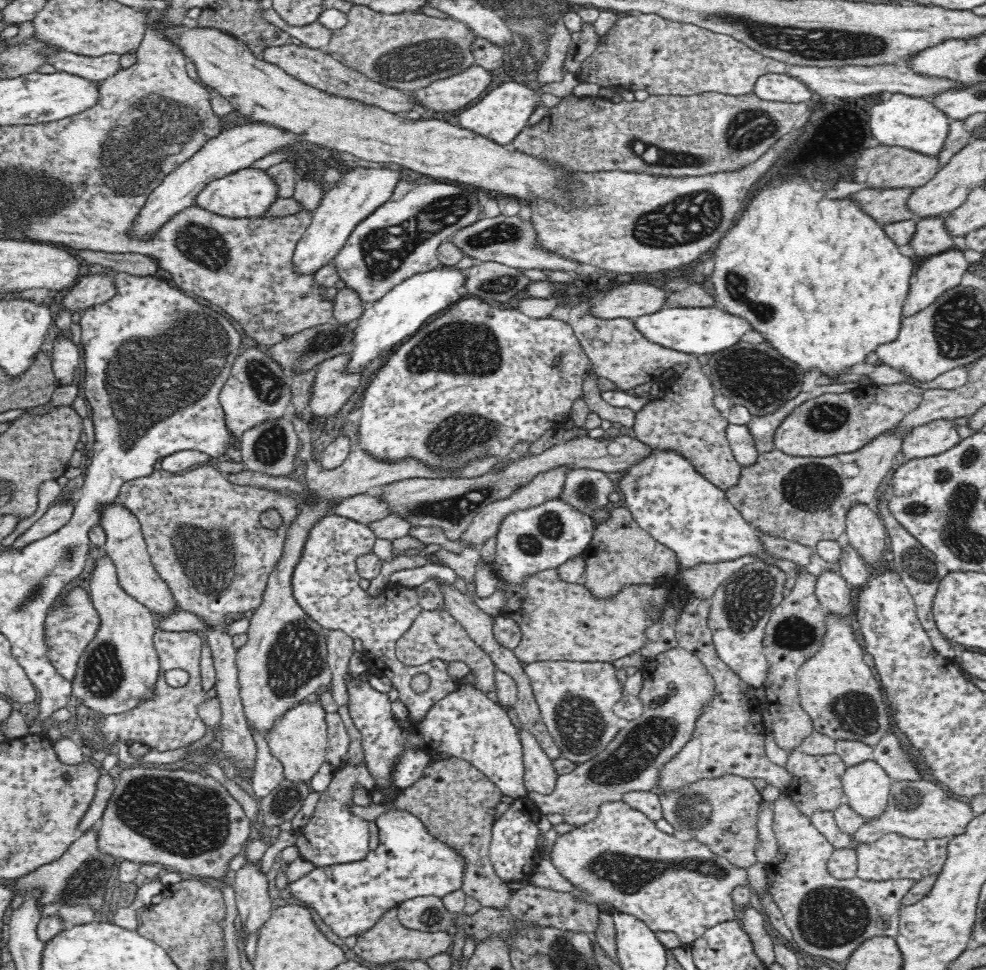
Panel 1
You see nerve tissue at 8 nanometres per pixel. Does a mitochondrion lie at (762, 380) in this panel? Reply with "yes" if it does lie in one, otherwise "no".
yes

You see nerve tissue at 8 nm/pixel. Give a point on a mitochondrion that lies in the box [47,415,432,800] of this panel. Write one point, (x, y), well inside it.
(207, 554)

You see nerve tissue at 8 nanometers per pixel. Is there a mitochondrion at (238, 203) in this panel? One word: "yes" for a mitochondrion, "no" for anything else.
no

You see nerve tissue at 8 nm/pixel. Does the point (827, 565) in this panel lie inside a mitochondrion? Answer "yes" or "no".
no

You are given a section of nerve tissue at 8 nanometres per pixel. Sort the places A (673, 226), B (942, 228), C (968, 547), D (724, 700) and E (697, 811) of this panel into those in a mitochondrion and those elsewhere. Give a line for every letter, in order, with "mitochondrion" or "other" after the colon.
A: mitochondrion
B: other
C: mitochondrion
D: other
E: mitochondrion

